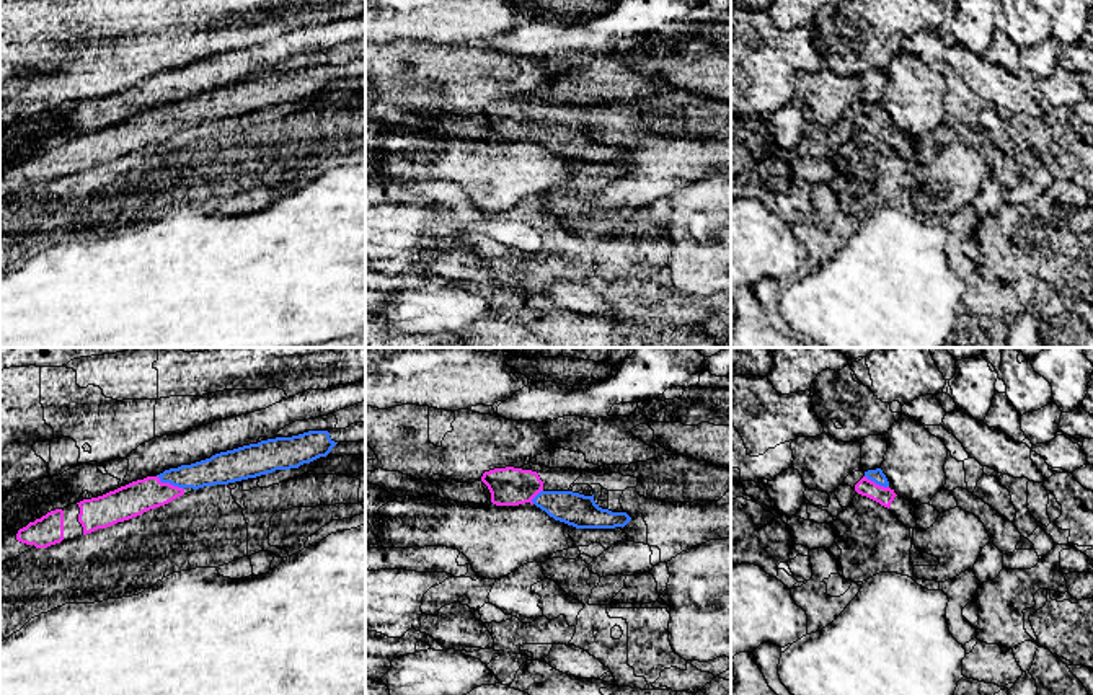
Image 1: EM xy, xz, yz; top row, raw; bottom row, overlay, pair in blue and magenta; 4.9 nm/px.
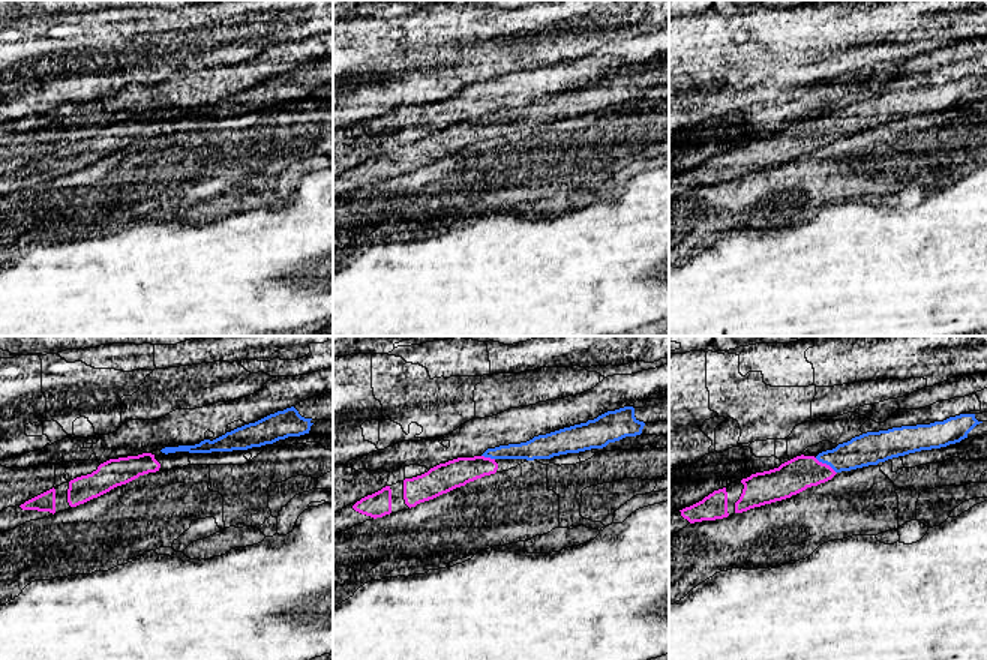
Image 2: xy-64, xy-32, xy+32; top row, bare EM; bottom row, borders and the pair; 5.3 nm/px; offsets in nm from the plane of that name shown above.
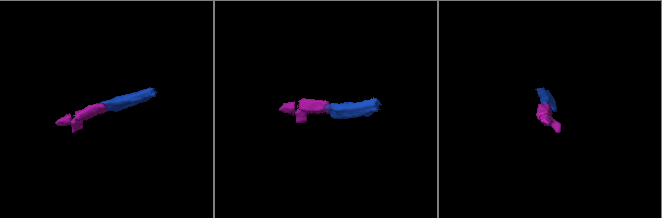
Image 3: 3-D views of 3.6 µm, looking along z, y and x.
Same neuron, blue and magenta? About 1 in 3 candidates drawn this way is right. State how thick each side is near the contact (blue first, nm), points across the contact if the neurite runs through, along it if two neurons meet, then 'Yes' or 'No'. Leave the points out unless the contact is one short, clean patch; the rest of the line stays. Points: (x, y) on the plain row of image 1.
Thickness 140 nm (blue) against 160 nm. Path across: xy (217, 105), (186, 110), (170, 118), (136, 132). Yes

